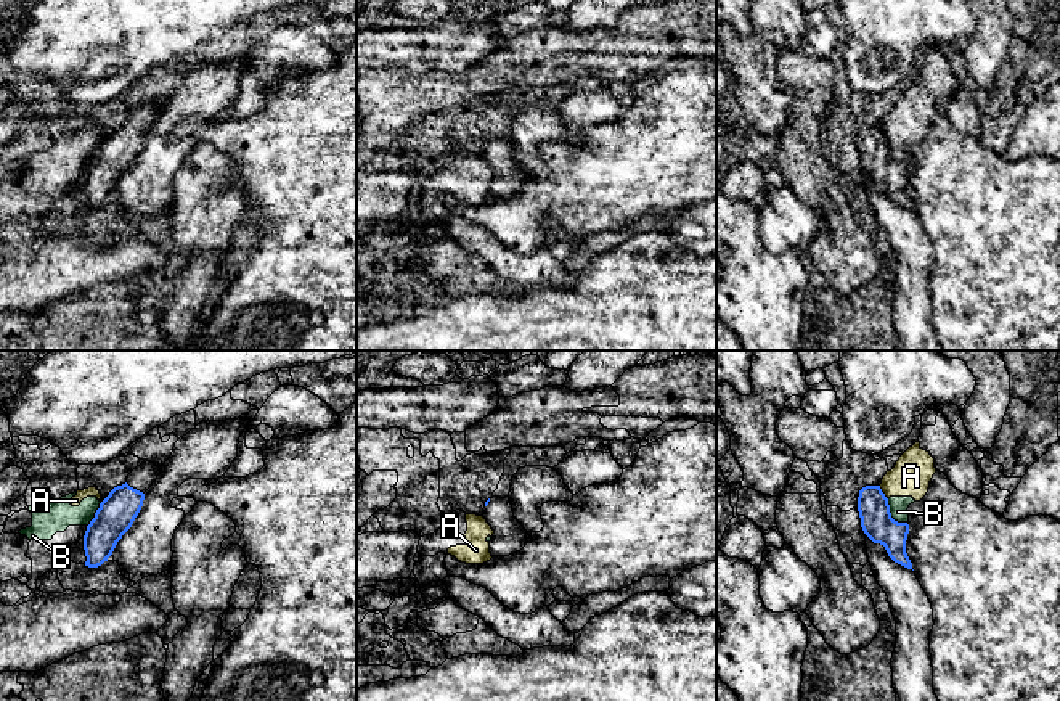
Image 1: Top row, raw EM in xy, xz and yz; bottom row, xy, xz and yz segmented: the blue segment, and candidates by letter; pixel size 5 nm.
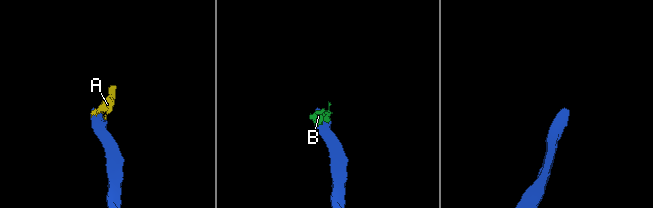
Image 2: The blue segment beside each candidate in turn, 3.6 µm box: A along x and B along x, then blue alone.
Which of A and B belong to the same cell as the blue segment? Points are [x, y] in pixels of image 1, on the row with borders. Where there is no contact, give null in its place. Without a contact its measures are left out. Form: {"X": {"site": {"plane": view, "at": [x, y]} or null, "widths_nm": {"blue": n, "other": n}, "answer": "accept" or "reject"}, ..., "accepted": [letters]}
{"A": {"site": {"plane": "yz", "at": [882, 492]}, "widths_nm": {"blue": 160, "other": 200}, "answer": "reject"}, "B": {"site": {"plane": "yz", "at": [890, 515]}, "widths_nm": {"blue": 160, "other": 100}, "answer": "reject"}, "accepted": []}

